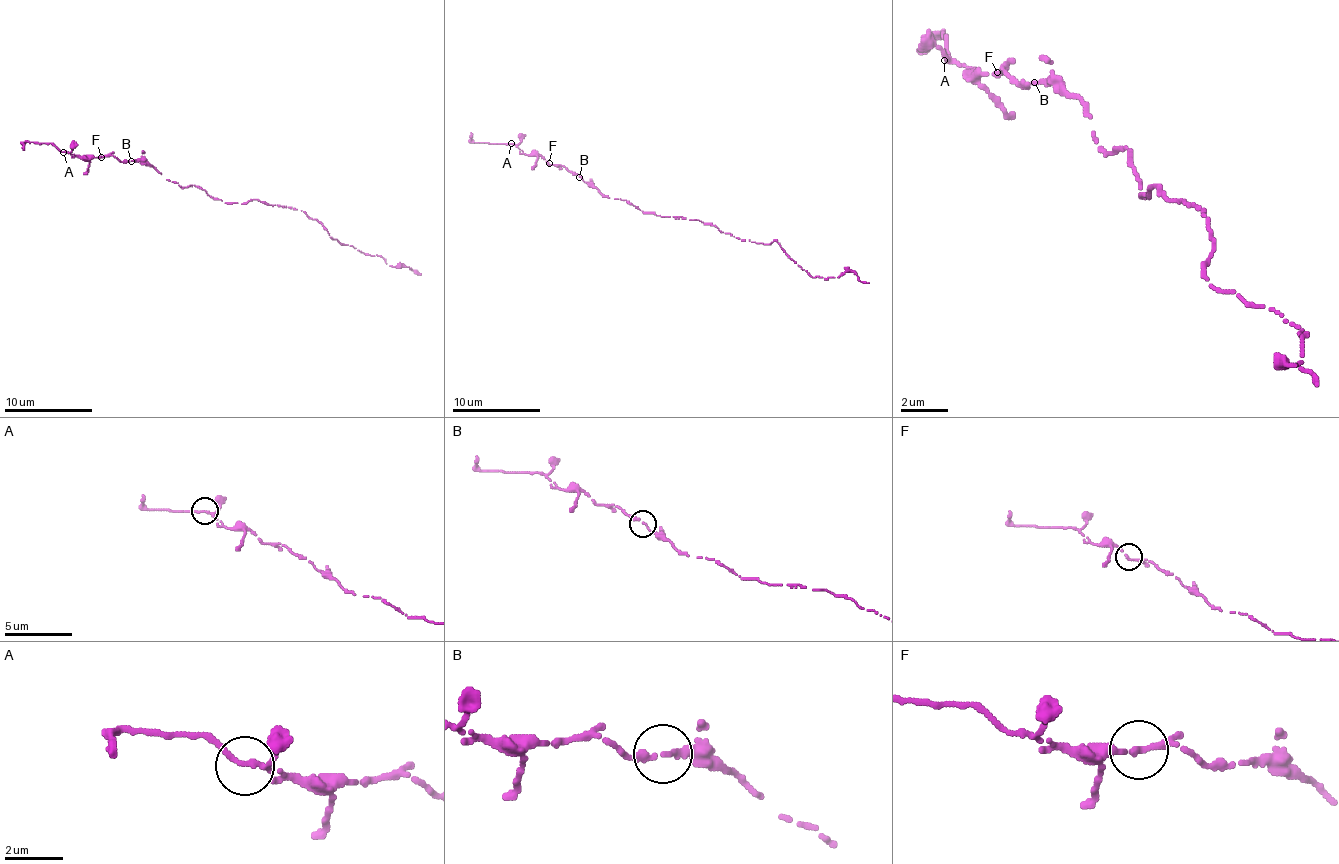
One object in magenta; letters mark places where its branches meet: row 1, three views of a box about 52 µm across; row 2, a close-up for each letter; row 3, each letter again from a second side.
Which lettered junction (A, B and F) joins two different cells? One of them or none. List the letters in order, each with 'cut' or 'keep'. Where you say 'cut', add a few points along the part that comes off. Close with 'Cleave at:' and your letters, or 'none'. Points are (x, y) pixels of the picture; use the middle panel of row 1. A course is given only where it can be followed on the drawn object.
A: keep
B: keep
F: keep
Cleave at: none

